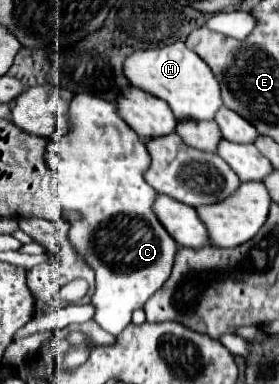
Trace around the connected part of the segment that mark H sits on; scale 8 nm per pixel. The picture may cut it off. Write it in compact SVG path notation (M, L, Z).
M183 41L167 45L163 49L143 49L131 53L123 63L123 75L131 85L163 99L169 103L173 115L181 119L213 119L221 103L221 89L217 87L217 79L209 65L193 51L185 47Z

